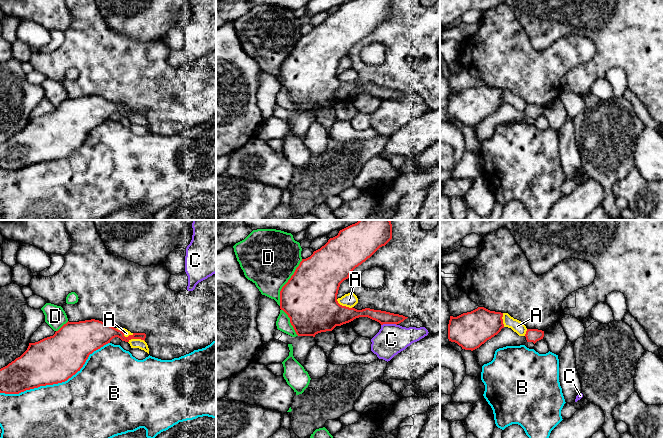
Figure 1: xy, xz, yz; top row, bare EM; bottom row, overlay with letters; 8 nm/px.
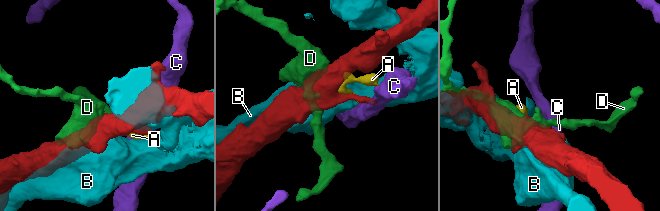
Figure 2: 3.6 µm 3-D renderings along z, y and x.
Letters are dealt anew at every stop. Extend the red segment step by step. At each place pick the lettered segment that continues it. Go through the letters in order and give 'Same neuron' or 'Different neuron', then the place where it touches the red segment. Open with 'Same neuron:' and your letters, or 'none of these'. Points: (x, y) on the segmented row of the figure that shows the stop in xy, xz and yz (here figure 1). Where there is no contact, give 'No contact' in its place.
Same neuron: none of these
A: Different neuron. Touches red at xy (123, 335)
B: Different neuron. Touches red at xy (56, 383)
C: Different neuron. Touches red at xz (388, 323)
D: Different neuron. Touches red at xz (287, 282)

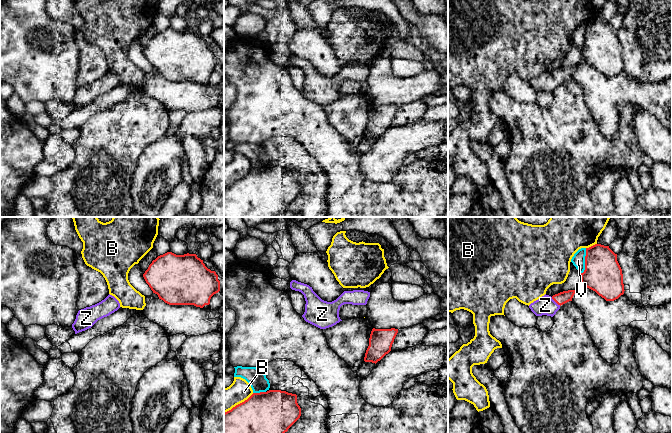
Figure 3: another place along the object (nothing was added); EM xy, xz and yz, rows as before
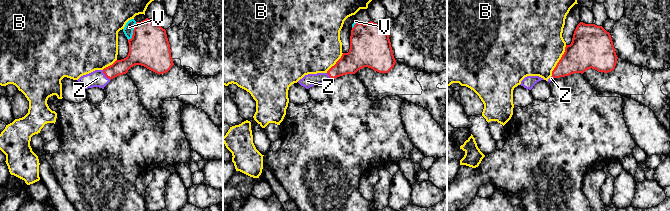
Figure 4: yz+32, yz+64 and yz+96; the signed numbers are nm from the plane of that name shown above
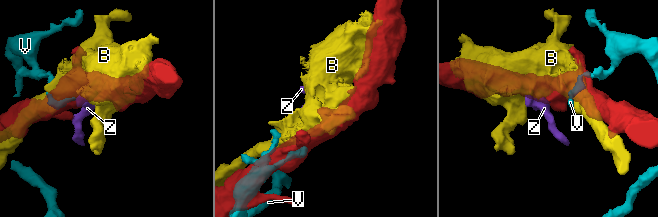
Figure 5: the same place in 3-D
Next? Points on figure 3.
Same neuron: Z
B: Different neuron. Touches red at yz (591, 246)
V: Different neuron. Touches red at yz (585, 261)
Z: Same neuron. Touches red at yz (556, 302)

